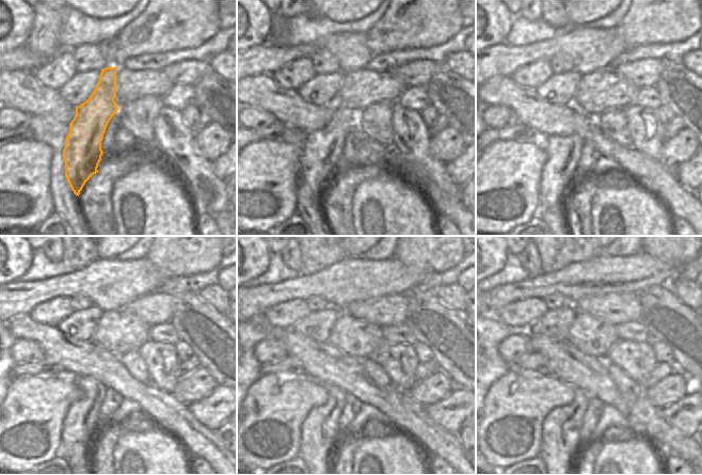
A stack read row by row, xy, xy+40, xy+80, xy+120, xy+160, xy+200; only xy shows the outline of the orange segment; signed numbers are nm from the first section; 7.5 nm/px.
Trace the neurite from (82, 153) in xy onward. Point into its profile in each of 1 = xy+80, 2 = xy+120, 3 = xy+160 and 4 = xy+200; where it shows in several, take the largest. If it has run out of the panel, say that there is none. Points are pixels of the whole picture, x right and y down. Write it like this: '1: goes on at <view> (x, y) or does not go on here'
1: goes on at xy+80 (558, 180)
2: goes on at xy+120 (81, 424)
3: goes on at xy+160 (321, 429)
4: goes on at xy+200 (561, 426)

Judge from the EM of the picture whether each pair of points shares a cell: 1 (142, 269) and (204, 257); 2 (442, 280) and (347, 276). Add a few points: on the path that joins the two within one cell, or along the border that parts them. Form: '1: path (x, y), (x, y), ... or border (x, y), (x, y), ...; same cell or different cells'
1: border (145, 257), (160, 269), (164, 269), (172, 276); different cells
2: border (430, 273), (416, 286); different cells

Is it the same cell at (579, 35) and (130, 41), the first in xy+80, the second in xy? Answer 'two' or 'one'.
two

